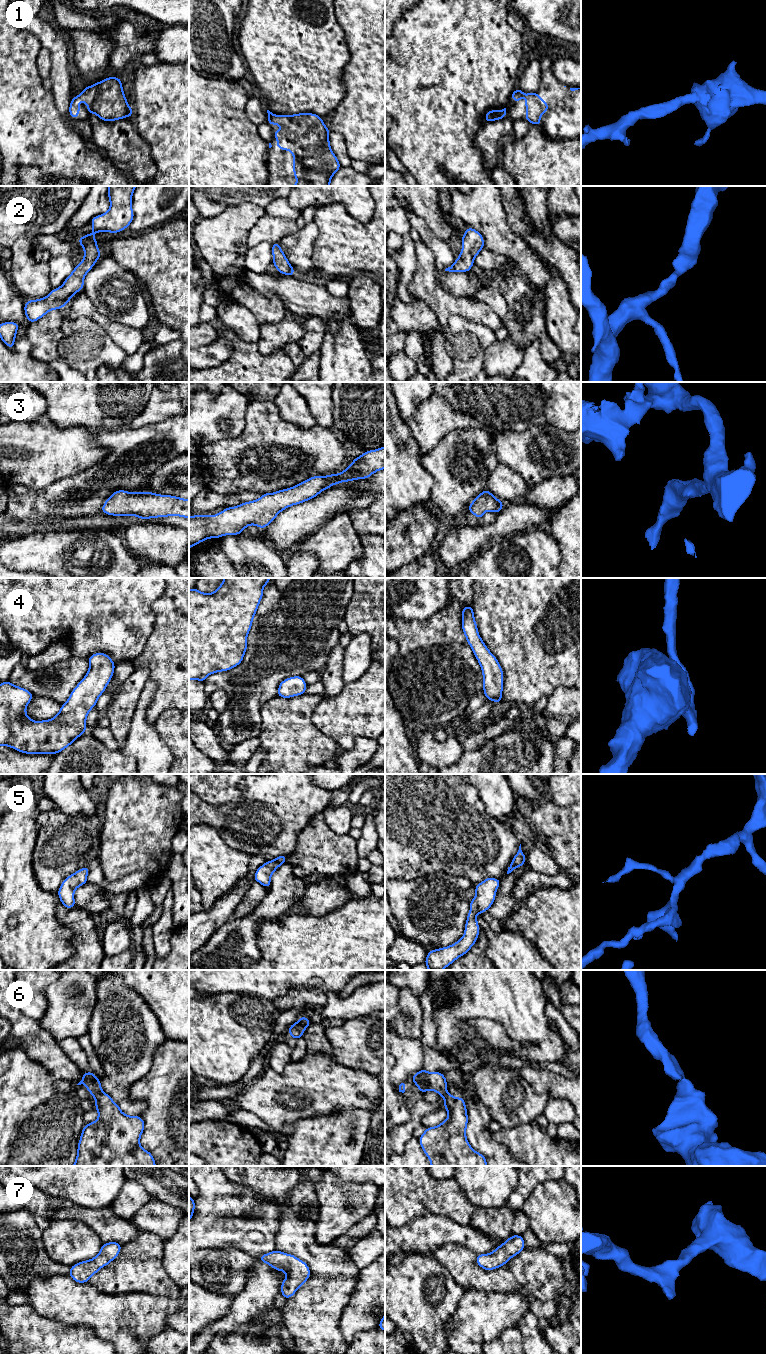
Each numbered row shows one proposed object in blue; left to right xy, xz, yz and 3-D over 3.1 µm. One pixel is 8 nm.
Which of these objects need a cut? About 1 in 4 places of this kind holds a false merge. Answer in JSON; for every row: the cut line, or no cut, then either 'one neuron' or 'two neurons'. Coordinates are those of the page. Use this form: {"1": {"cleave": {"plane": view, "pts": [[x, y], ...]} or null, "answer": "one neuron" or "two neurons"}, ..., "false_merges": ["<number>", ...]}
{"1": {"cleave": null, "answer": "one neuron"}, "2": {"cleave": null, "answer": "one neuron"}, "3": {"cleave": null, "answer": "one neuron"}, "4": {"cleave": null, "answer": "one neuron"}, "5": {"cleave": null, "answer": "one neuron"}, "6": {"cleave": null, "answer": "one neuron"}, "7": {"cleave": null, "answer": "one neuron"}, "false_merges": []}

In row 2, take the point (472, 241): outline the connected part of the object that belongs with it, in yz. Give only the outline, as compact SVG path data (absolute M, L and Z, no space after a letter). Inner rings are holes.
M467 227L462 235L462 250L454 264L445 269L449 272L469 272L474 265L474 259L484 248L483 236L474 228Z

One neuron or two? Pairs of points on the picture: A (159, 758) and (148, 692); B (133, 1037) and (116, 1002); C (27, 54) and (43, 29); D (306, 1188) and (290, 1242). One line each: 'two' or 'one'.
A: one
B: one
C: two
D: two

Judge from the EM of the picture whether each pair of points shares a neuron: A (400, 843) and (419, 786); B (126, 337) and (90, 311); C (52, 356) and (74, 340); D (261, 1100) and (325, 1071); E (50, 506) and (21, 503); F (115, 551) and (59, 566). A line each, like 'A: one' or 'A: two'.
A: one
B: one
C: two
D: one
E: one
F: one

